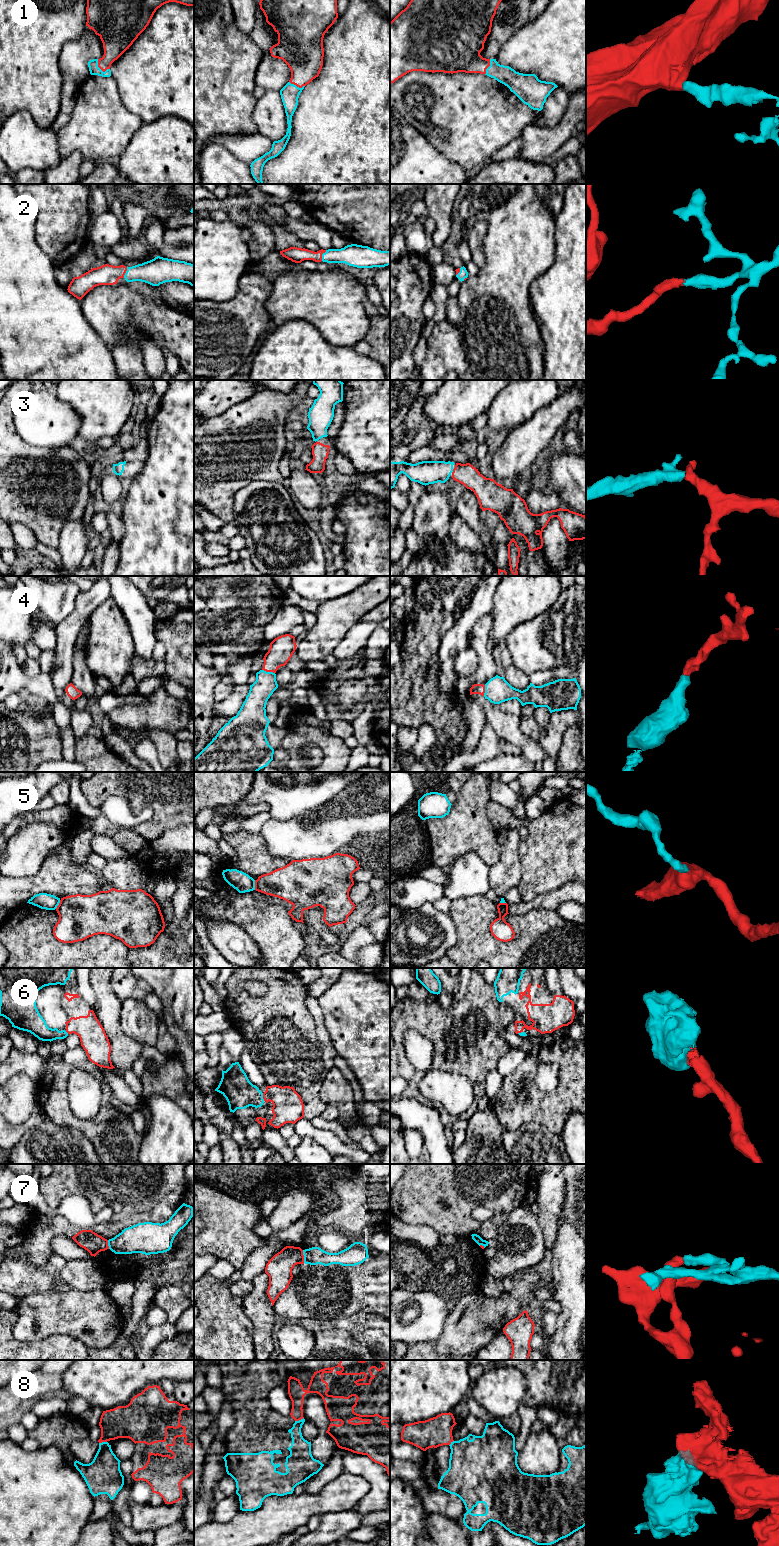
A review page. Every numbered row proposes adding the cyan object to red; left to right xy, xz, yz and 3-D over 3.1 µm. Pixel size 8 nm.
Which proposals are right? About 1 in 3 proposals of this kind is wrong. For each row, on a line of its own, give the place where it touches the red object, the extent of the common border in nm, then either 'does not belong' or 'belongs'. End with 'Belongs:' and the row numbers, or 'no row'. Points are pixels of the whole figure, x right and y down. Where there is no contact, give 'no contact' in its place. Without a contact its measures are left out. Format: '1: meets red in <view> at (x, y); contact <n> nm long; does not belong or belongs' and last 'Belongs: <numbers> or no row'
1: meets red in xy at (100, 68); contact 130 nm long; belongs
2: meets red in xz at (321, 255); contact 100 nm long; belongs
3: meets red in yz at (453, 471); contact 40 nm long; belongs
4: meets red in xz at (268, 671); contact 110 nm long; belongs
5: meets red in xz at (255, 885); contact 80 nm long; does not belong
6: meets red in xz at (263, 1097); contact 70 nm long; belongs
7: meets red in xz at (303, 1256); contact 110 nm long; does not belong
8: meets red in xz at (299, 1419); contact 80 nm long; does not belong
Belongs: 1, 2, 3, 4, 6

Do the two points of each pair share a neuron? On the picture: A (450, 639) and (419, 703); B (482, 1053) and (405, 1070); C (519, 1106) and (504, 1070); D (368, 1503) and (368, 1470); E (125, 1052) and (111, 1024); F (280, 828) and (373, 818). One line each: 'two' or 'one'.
A: two
B: one
C: two
D: one
E: one
F: one

